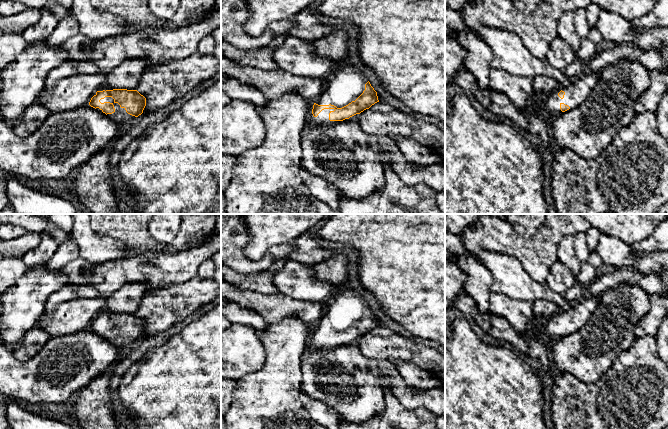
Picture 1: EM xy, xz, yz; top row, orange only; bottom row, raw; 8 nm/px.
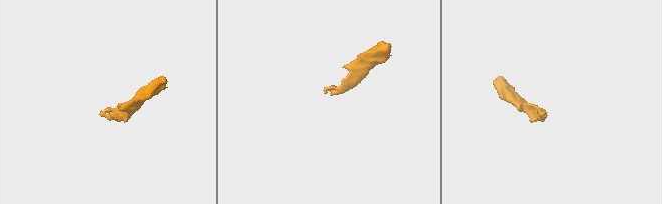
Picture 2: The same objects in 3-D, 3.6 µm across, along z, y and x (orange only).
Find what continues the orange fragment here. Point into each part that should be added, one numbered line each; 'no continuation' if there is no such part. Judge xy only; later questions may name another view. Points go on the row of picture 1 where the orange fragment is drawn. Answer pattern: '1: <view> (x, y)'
1: xy (120, 116)

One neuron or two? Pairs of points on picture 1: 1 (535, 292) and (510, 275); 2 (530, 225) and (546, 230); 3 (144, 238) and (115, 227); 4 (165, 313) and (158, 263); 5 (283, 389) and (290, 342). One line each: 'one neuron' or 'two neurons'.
1: one neuron
2: two neurons
3: one neuron
4: two neurons
5: one neuron

